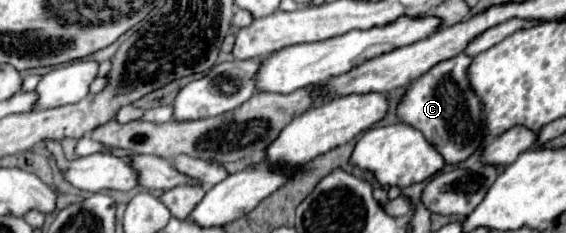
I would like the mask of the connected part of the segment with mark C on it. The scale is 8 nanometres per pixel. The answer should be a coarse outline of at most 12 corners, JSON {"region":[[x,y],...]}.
{"region":[[468,54],[408,86],[400,120],[448,164],[484,140]]}

